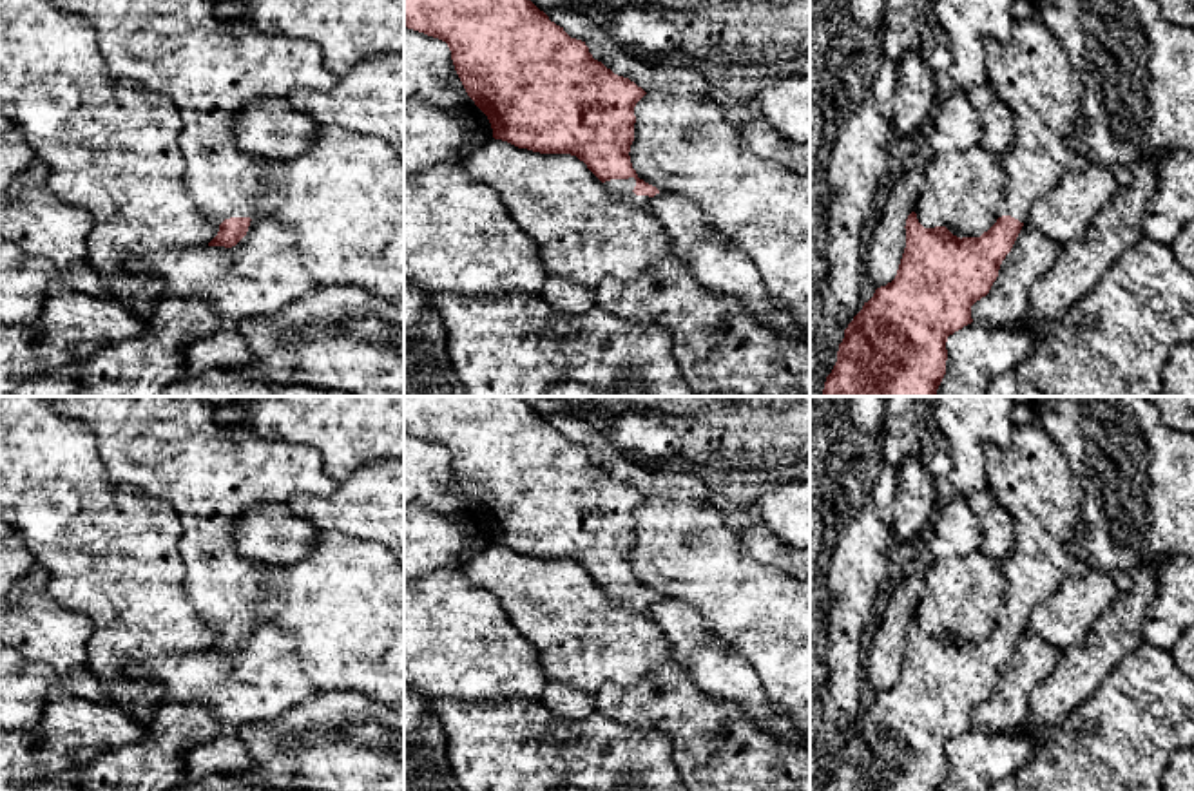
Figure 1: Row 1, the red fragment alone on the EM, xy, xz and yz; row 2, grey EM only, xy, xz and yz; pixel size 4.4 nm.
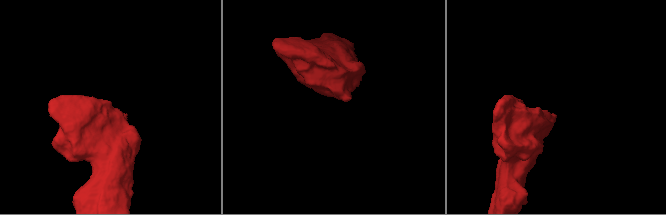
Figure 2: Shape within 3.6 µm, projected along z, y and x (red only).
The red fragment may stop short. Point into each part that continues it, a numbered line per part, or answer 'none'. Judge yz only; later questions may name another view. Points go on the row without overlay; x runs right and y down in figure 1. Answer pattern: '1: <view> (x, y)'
1: yz (1030, 476)

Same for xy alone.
1: xy (173, 447)

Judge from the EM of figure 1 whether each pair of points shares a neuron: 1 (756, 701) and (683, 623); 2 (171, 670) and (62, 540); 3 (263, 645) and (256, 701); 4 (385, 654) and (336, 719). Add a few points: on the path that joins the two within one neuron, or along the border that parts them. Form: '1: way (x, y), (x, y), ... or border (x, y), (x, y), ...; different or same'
1: way (736, 681), (698, 643); same
2: border (203, 648), (129, 663), (124, 670); different
3: way (263, 659), (259, 686); same
4: border (317, 690), (357, 690), (385, 706); different

